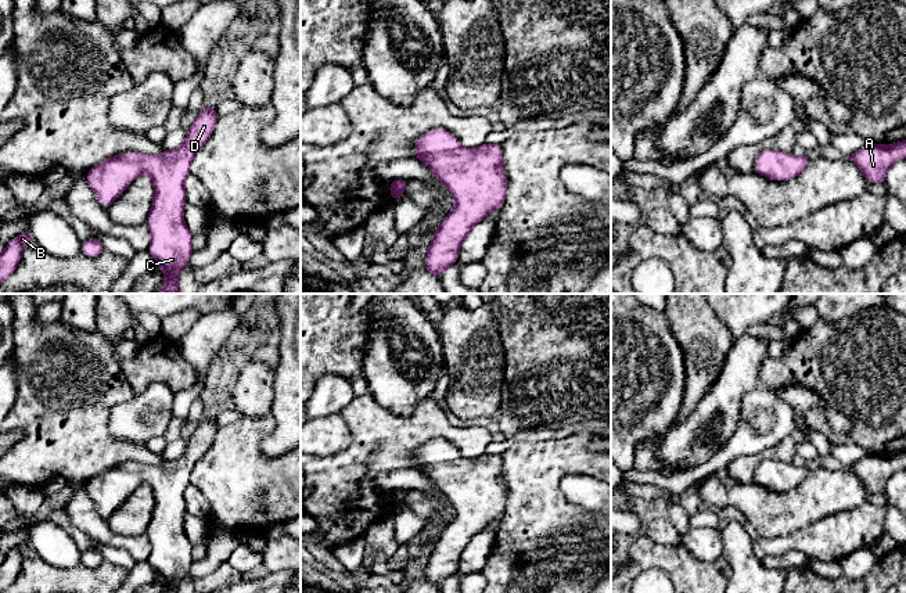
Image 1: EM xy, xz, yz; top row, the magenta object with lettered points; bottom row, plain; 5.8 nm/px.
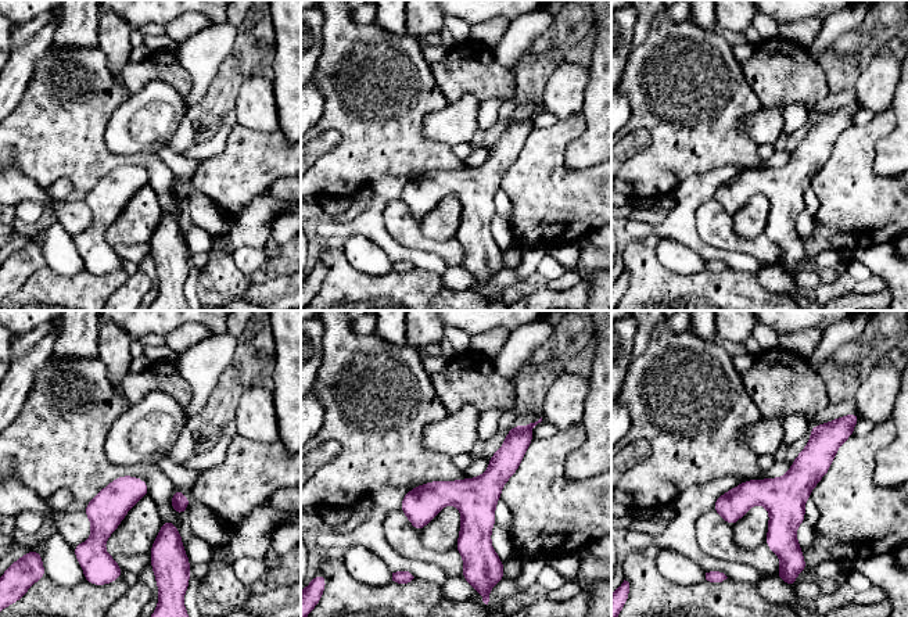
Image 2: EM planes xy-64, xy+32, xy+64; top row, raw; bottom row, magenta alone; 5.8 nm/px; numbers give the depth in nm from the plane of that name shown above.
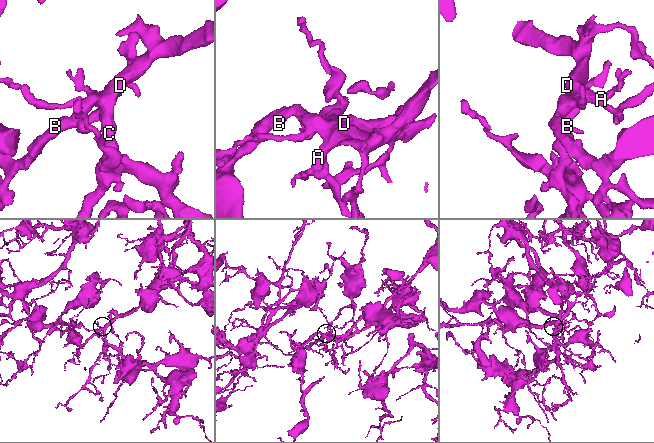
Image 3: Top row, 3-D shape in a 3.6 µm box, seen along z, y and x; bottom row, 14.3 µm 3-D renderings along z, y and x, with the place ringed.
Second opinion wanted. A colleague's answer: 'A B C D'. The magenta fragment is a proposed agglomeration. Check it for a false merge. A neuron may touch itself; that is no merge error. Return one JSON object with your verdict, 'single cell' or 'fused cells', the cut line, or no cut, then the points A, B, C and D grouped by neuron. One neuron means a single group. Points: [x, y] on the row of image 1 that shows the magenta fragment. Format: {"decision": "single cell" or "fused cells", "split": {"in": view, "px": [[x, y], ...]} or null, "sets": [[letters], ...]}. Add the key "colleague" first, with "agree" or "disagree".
{"colleague": "agree", "decision": "single cell", "split": null, "sets": [["A", "B", "C", "D"]]}

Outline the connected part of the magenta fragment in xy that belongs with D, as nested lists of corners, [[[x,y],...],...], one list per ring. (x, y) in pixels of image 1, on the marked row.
[[[215,104],[205,105],[194,123],[187,127],[187,140],[180,147],[157,155],[139,152],[112,155],[93,166],[85,177],[105,209],[137,176],[147,173],[151,177],[154,200],[147,220],[151,233],[148,252],[158,260],[166,277],[166,284],[155,294],[180,294],[179,274],[194,251],[193,236],[183,219],[183,206],[187,202],[184,182],[195,152],[209,139],[217,119]]]

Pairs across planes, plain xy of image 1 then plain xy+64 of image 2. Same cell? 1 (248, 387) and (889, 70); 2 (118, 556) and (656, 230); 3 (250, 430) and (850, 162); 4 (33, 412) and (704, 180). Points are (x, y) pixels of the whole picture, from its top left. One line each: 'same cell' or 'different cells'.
1: same cell
2: same cell
3: same cell
4: different cells

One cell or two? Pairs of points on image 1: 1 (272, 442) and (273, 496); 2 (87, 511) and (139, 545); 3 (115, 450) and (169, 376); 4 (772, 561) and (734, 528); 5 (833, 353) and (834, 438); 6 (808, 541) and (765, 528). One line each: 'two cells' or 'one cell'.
1: two cells
2: one cell
3: two cells
4: two cells
5: one cell
6: two cells

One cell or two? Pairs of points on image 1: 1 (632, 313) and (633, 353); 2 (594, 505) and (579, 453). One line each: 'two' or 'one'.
1: one
2: two

